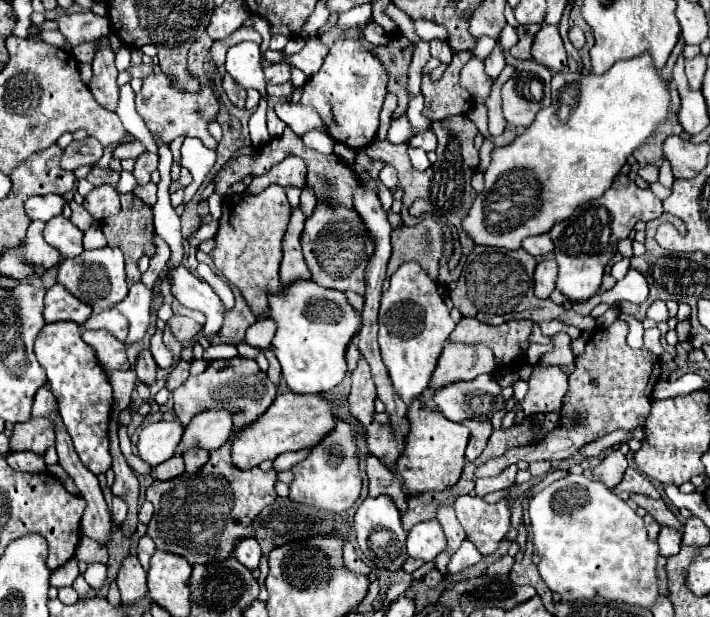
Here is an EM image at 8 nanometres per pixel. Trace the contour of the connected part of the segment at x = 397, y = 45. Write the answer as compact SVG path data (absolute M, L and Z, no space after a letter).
M394 33L386 45L376 45L374 49L370 49L370 53L388 71L388 91L398 95L398 107L393 114L394 117L398 117L406 112L409 104L408 69L414 45L402 33Z

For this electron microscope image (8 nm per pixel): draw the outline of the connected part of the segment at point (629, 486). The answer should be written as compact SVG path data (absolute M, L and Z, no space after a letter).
M628 467L626 469L626 475L624 479L612 489L616 495L630 495L630 493L642 493L642 495L648 495L648 497L654 497L658 499L660 493L658 489L638 471L638 469L632 469Z

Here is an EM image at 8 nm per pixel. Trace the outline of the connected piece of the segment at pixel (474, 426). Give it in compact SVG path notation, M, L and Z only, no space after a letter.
M470 419L470 421L464 421L464 425L470 429L470 441L468 441L468 449L466 449L466 459L468 461L474 461L482 449L486 447L486 441L492 433L492 423L486 419L486 421L478 421L478 419Z

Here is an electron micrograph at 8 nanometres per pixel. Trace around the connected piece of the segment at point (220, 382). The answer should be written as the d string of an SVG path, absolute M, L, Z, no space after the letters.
M234 357L228 361L210 361L208 369L198 375L198 377L188 377L186 383L182 383L176 391L174 391L174 413L178 417L178 421L186 427L192 417L204 409L210 407L230 407L232 409L232 419L234 419L234 427L246 427L252 425L260 415L264 415L264 411L272 405L272 401L276 399L276 385L268 379L266 373L260 371L260 367L256 365L254 359L244 359L244 357Z

